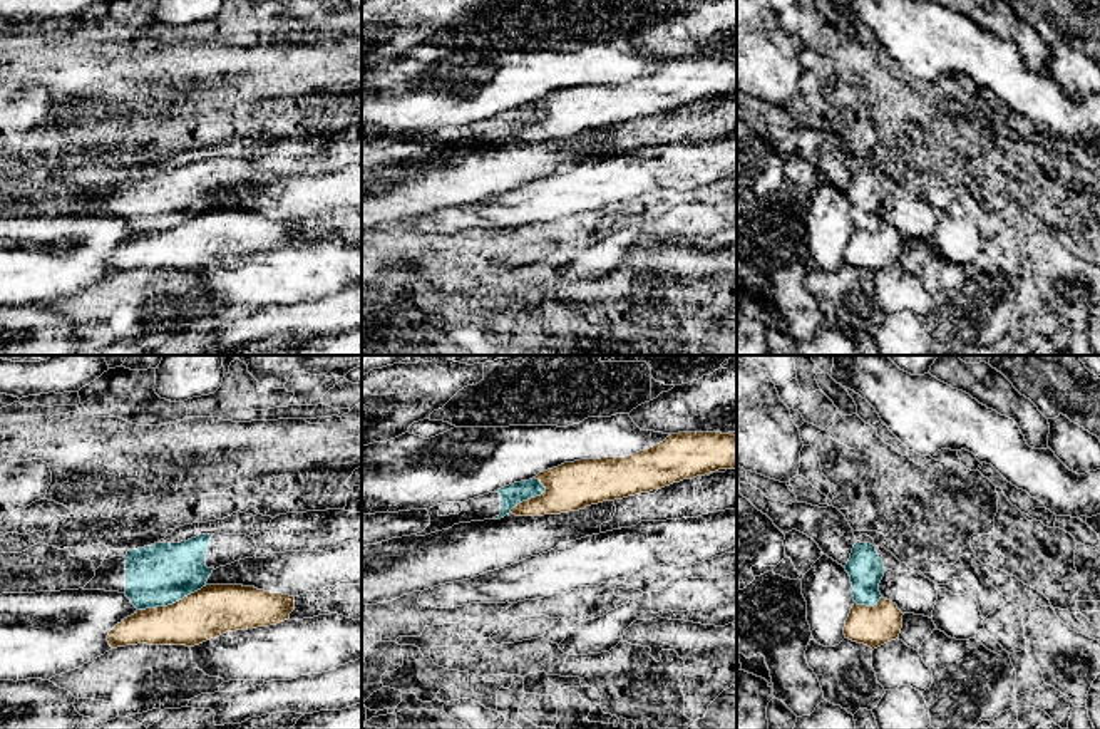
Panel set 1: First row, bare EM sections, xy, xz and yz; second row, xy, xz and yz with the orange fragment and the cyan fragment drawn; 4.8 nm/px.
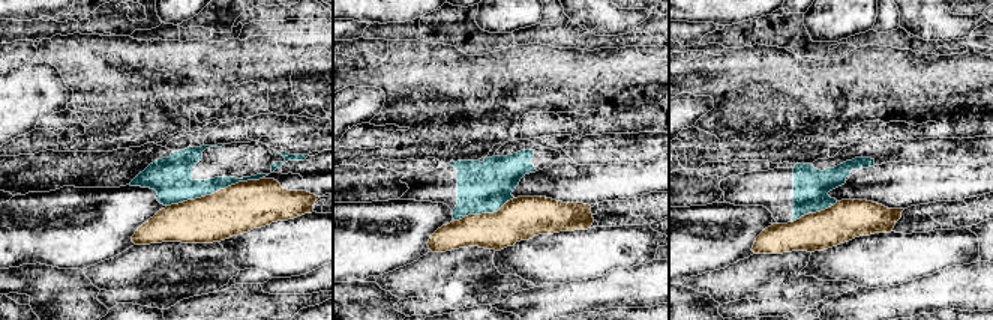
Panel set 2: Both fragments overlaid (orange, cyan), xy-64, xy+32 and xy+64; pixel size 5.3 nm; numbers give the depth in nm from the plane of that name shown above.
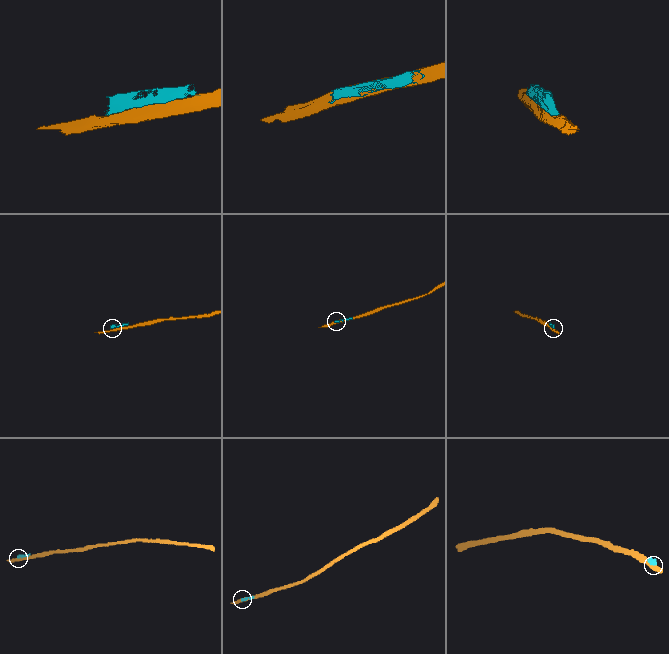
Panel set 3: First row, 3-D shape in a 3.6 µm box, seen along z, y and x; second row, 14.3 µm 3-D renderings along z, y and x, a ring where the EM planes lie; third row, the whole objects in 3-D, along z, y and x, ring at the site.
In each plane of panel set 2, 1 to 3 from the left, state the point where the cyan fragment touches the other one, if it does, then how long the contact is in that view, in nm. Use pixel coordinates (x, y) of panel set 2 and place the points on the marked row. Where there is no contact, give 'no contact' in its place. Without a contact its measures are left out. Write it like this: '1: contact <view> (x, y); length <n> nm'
1: contact xy-64 (215, 193); length 550 nm
2: contact xy+32 (483, 214); length 340 nm
3: contact xy+64 (813, 214); length 280 nm

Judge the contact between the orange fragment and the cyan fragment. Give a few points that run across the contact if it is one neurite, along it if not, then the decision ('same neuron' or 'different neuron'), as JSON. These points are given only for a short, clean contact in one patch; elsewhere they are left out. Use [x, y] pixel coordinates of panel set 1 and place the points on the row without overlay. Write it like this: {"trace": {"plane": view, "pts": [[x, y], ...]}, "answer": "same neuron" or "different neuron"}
{"answer": "different neuron"}

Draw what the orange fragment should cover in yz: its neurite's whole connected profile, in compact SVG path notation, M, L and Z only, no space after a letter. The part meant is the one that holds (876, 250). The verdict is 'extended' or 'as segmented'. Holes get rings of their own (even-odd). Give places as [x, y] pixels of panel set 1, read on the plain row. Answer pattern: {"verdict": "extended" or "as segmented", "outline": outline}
{"verdict": "as segmented", "outline": "M884 221L874 231L854 228L846 245L844 260L874 275L899 263L902 240L897 230Z"}

